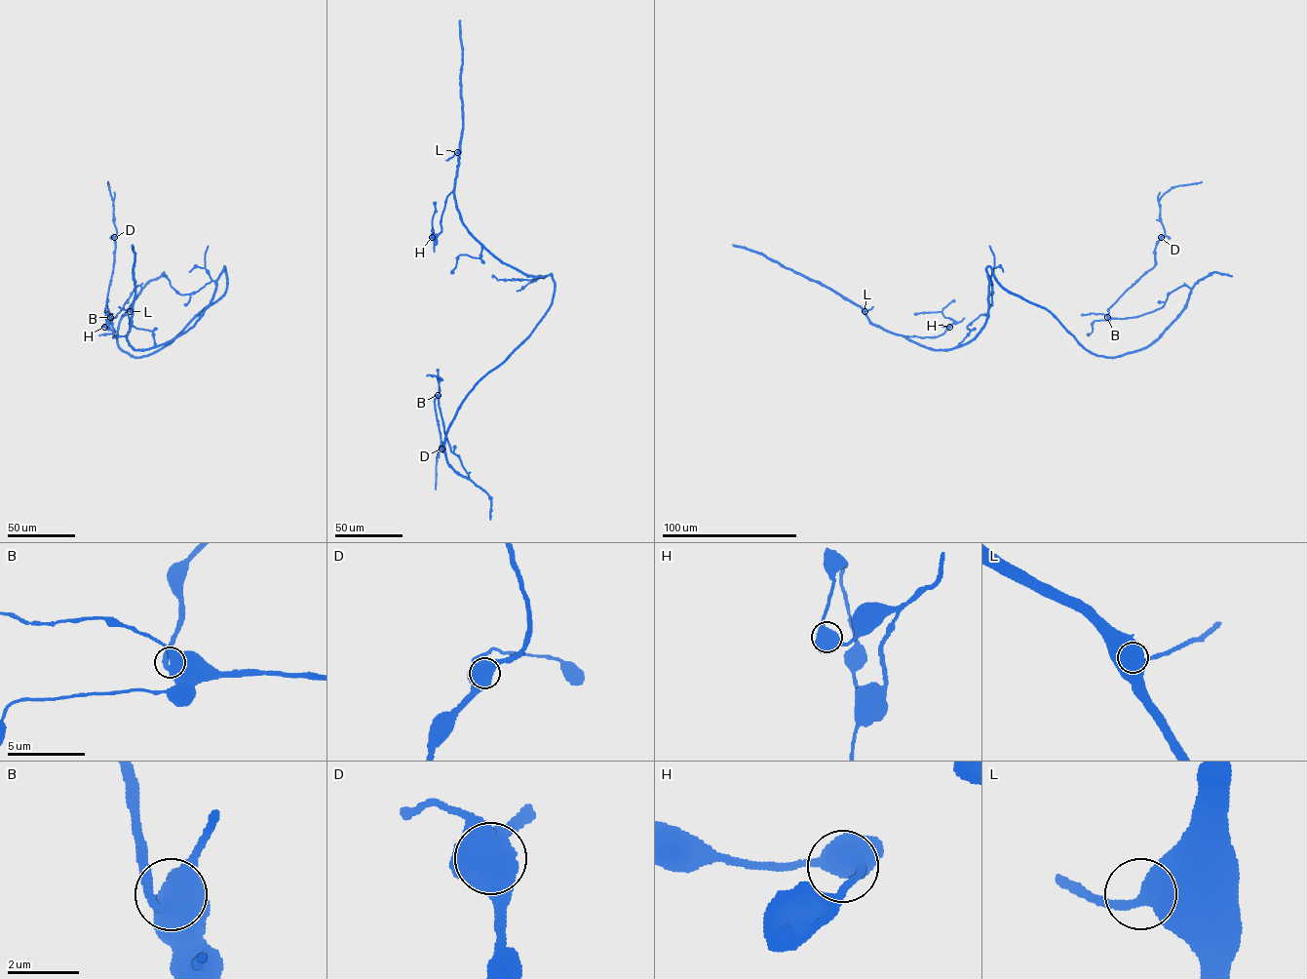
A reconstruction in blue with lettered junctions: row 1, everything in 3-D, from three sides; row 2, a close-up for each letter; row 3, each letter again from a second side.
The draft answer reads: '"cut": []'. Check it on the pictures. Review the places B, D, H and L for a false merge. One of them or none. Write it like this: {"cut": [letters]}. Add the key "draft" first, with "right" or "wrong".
{"draft": "right", "cut": []}

